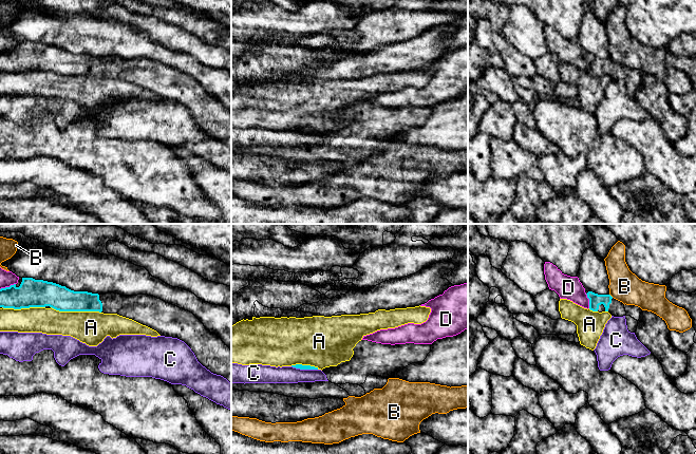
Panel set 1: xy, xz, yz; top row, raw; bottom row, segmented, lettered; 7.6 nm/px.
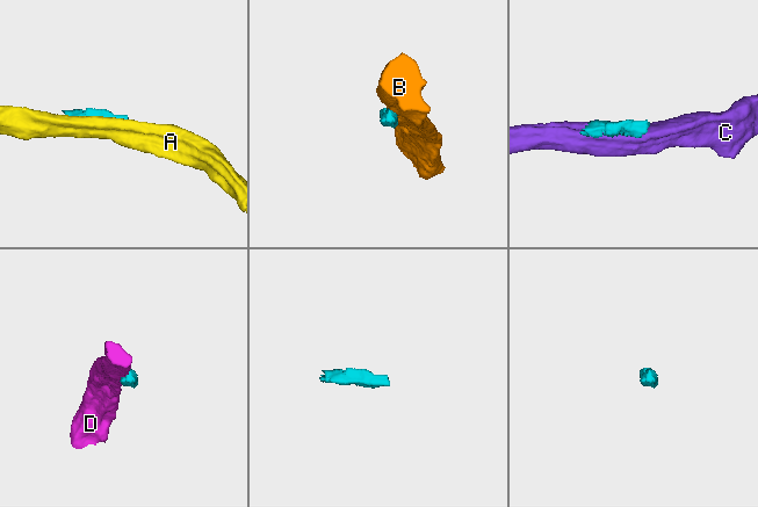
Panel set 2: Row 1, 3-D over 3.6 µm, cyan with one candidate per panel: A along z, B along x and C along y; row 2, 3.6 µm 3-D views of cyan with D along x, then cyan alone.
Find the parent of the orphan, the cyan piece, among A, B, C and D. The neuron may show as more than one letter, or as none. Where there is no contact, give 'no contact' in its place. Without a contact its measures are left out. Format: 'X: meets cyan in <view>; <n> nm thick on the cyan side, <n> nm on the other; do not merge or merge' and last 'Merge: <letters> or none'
A: meets cyan in xy; 190 nm thick on the cyan side, 260 nm on the other; do not merge
B: meets cyan in yz; 100 nm thick on the cyan side, 240 nm on the other; do not merge
C: meets cyan in xz; 40 nm thick on the cyan side, 130 nm on the other; do not merge
D: meets cyan in yz; 100 nm thick on the cyan side, 180 nm on the other; do not merge
Merge: none

